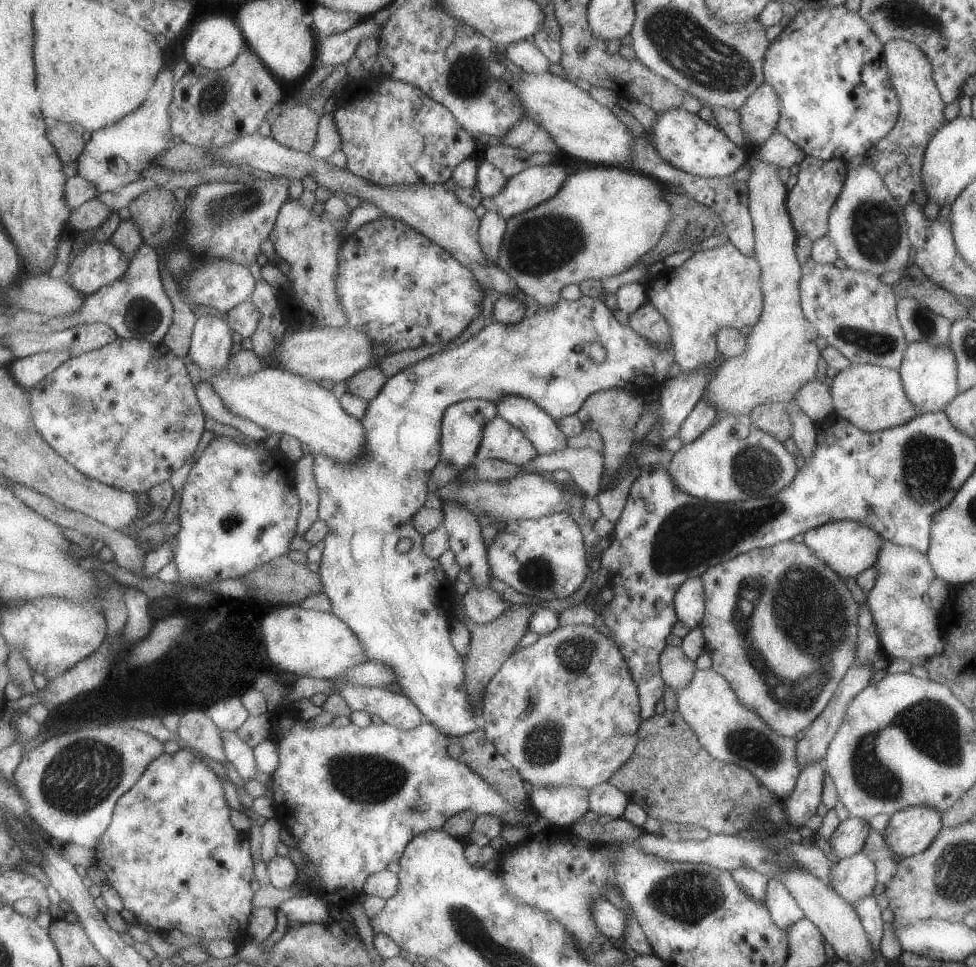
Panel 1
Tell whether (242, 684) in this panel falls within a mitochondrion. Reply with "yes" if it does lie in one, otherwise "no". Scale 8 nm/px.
no

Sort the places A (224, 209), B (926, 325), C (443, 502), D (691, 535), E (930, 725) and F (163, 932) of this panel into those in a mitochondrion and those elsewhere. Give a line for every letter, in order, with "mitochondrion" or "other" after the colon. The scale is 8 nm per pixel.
A: mitochondrion
B: mitochondrion
C: other
D: mitochondrion
E: mitochondrion
F: other

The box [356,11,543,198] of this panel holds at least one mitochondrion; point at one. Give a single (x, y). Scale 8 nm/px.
(467, 76)

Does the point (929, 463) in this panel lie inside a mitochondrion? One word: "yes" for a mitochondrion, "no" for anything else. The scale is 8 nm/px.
yes

